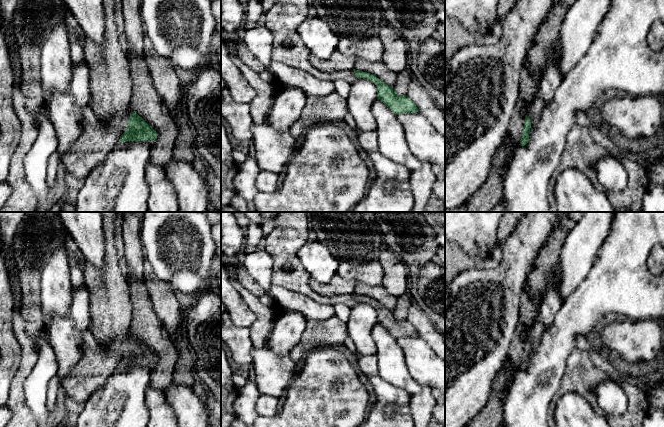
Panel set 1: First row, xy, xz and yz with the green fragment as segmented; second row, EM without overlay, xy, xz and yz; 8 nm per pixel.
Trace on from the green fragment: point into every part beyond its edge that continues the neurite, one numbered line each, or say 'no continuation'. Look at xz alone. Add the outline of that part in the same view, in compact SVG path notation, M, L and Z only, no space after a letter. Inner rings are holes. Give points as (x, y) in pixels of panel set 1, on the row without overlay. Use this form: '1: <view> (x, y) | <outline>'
1: xz (291, 231) | M277 212L277 224L275 228L266 235L265 250L273 259L272 285L282 286L295 292L309 296L321 304L345 304L353 308L358 302L353 294L324 297L316 293L309 285L310 274L302 265L297 252L308 241L309 219L307 212Z

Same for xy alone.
1: xy (97, 363) | M90 331L83 333L81 339L81 351L83 353L80 361L71 369L69 375L60 382L61 394L67 395L78 403L86 403L89 397L101 389L107 378L117 369L120 360L127 353L127 345L131 333L116 338L108 347L103 347Z

